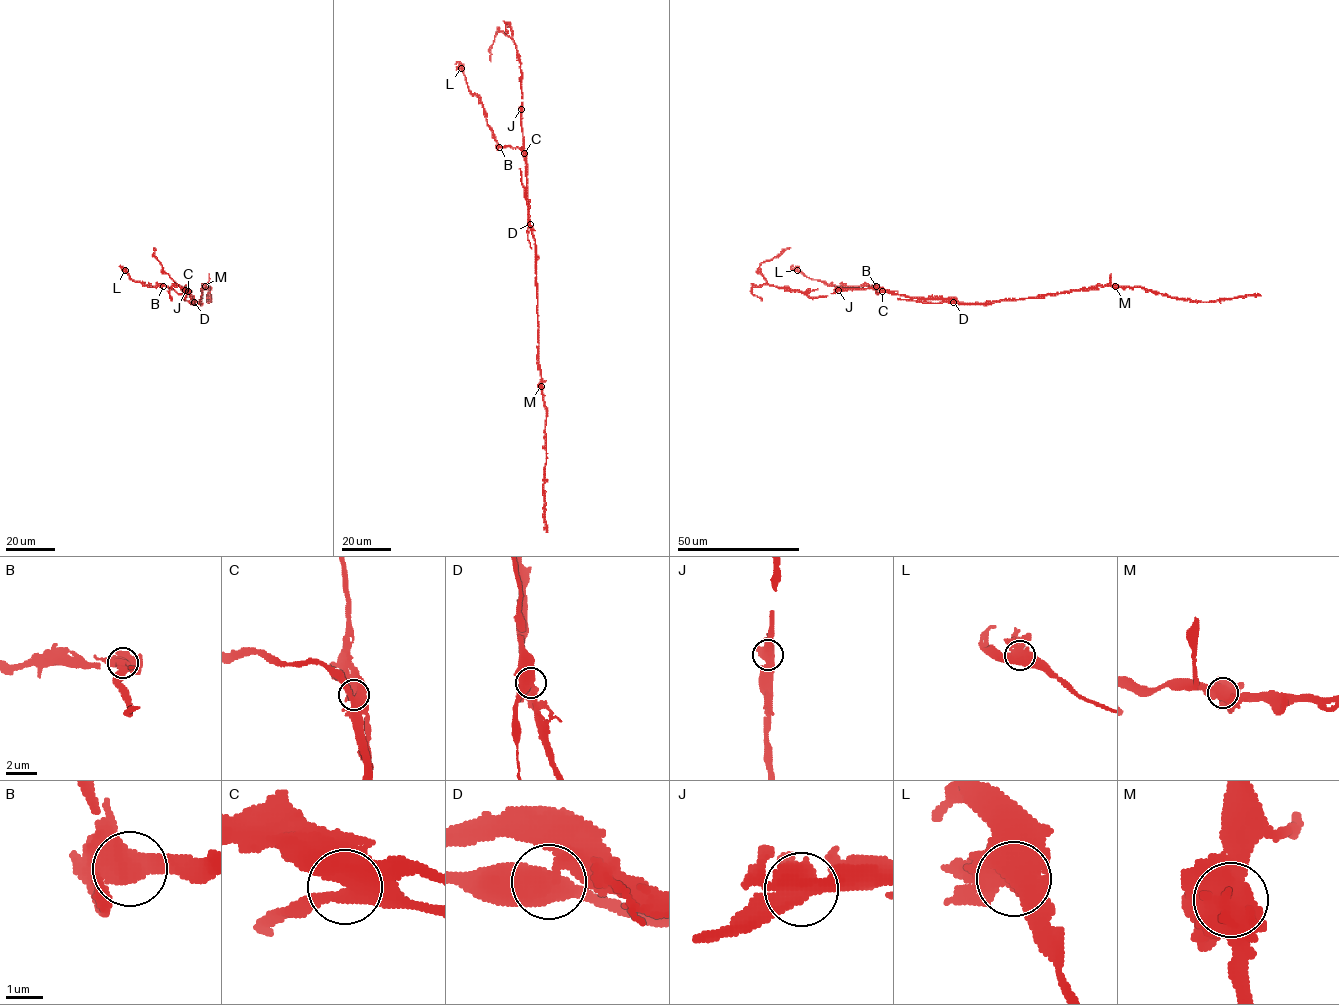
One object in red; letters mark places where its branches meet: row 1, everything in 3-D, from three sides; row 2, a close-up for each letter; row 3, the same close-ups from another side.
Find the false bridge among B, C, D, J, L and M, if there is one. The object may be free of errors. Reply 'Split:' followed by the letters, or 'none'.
Split: D

